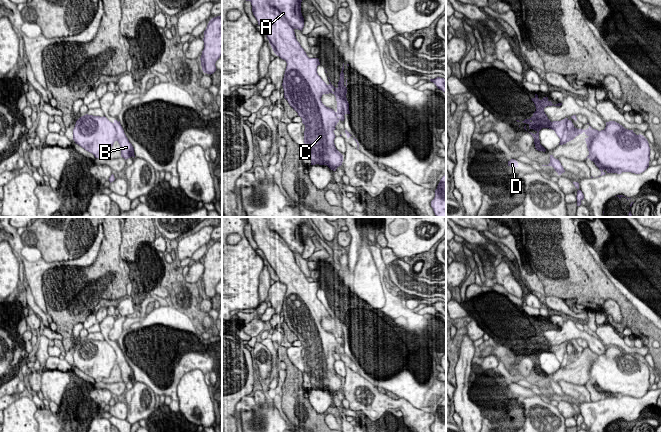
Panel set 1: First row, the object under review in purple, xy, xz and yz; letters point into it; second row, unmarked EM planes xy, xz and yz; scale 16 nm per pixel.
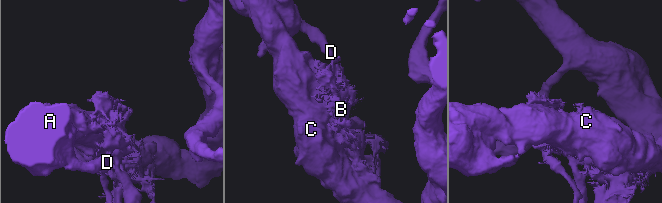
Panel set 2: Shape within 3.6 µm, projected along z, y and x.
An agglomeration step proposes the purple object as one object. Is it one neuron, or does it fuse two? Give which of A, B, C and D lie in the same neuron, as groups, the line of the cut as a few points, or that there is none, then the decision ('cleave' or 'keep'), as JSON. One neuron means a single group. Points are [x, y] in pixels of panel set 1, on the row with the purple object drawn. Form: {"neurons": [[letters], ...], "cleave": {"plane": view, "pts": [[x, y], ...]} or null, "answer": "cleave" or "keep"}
{"neurons": [["A", "C", "D"], ["B"]], "cleave": {"plane": "xy", "pts": [[114, 122], [116, 124], [116, 137], [120, 143]]}, "answer": "cleave"}

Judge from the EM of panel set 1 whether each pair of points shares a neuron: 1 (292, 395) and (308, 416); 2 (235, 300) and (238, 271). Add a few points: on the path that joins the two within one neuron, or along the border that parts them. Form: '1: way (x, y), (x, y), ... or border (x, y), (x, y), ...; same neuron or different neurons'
1: way (295, 400), (295, 403), (303, 411); same neuron
2: way (235, 293), (235, 278); same neuron

